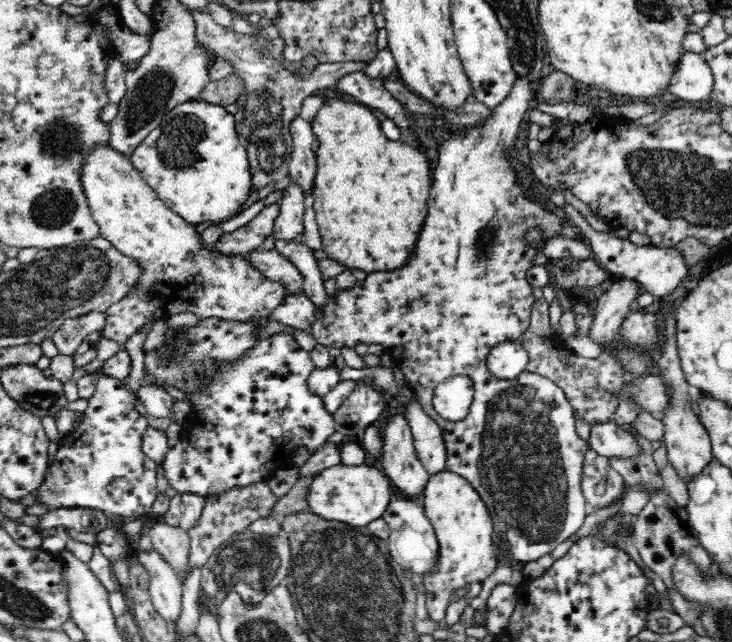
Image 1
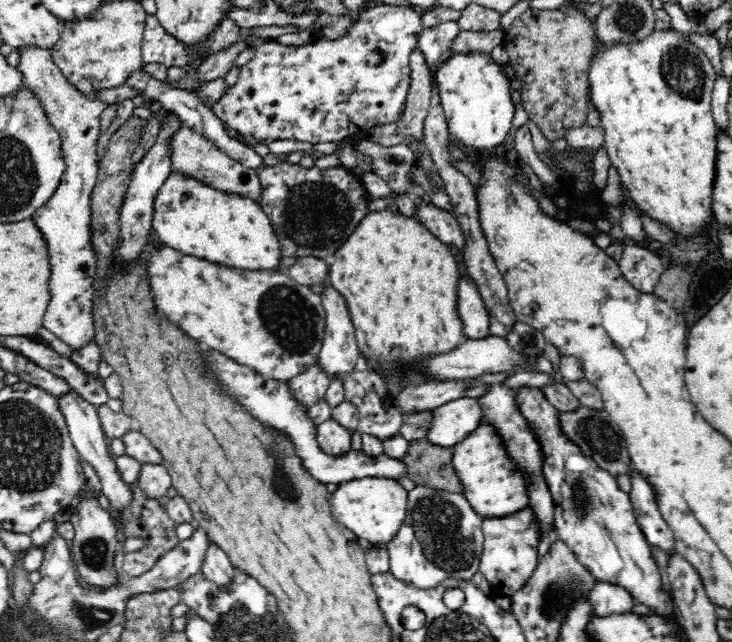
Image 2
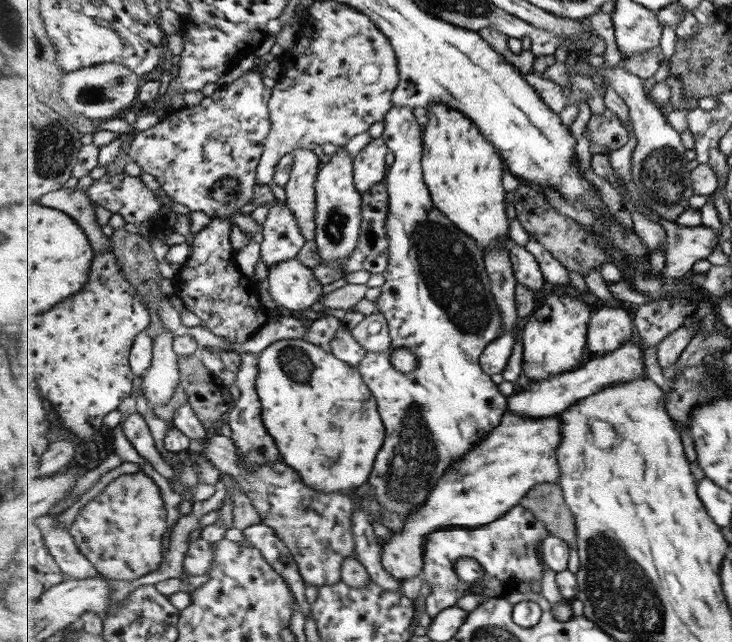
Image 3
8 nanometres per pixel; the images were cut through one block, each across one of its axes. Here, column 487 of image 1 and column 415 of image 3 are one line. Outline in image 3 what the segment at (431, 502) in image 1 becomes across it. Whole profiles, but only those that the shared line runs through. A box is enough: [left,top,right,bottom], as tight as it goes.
[375,412,563,584]

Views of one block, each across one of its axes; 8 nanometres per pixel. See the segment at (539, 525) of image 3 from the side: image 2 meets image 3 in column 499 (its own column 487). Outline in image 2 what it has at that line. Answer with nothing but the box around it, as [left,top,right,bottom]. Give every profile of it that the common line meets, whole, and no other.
[479,507,541,596]

